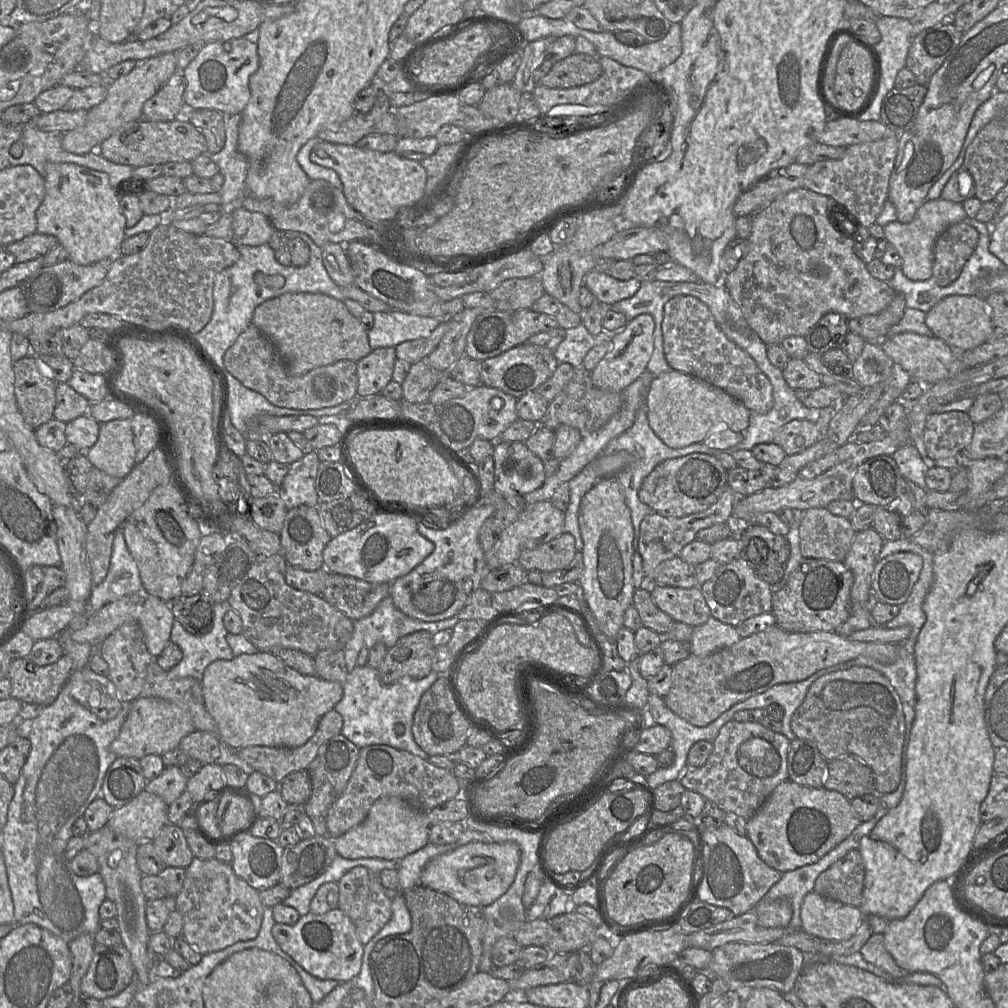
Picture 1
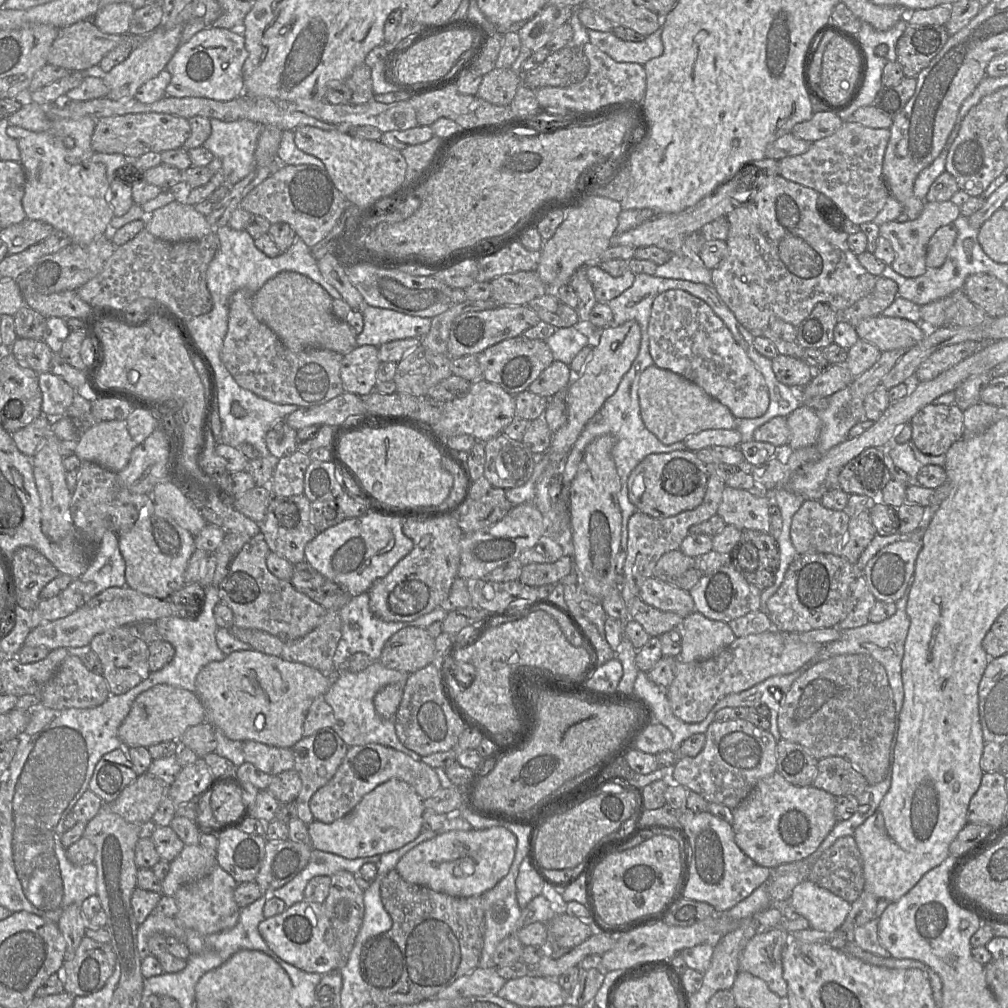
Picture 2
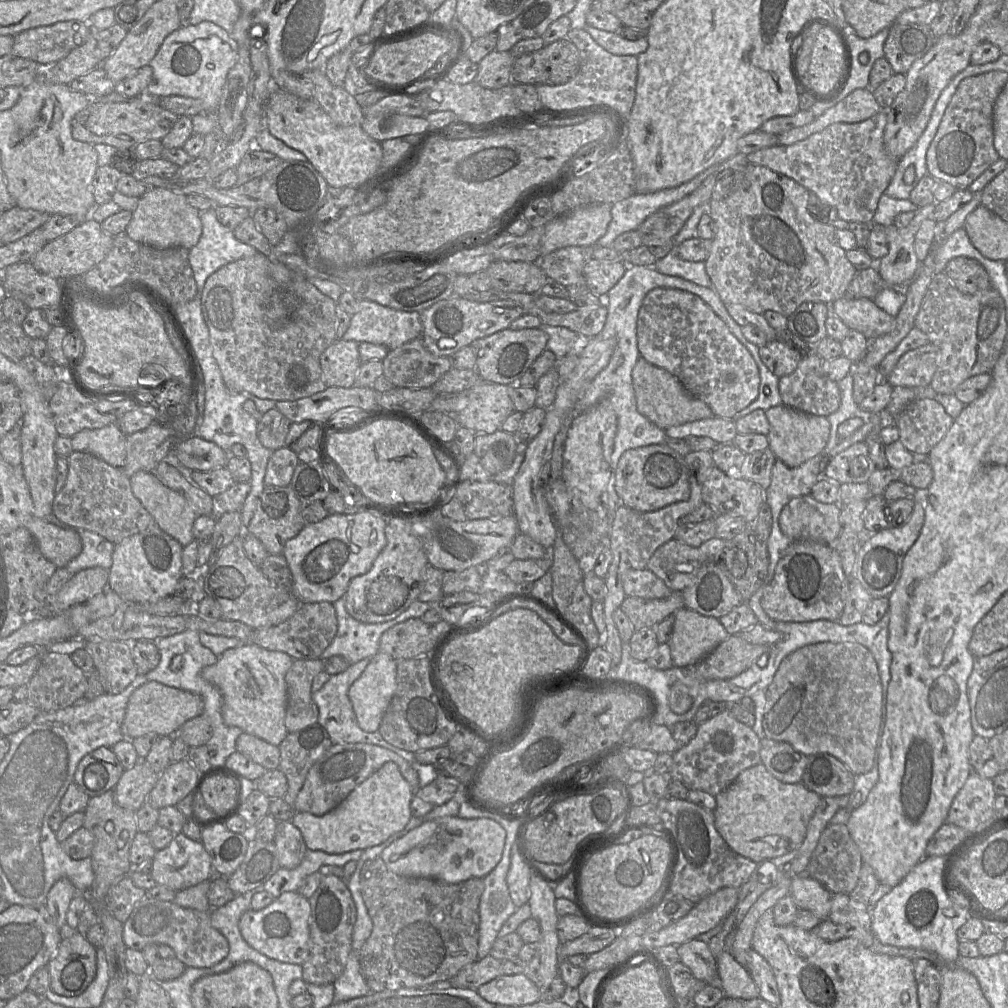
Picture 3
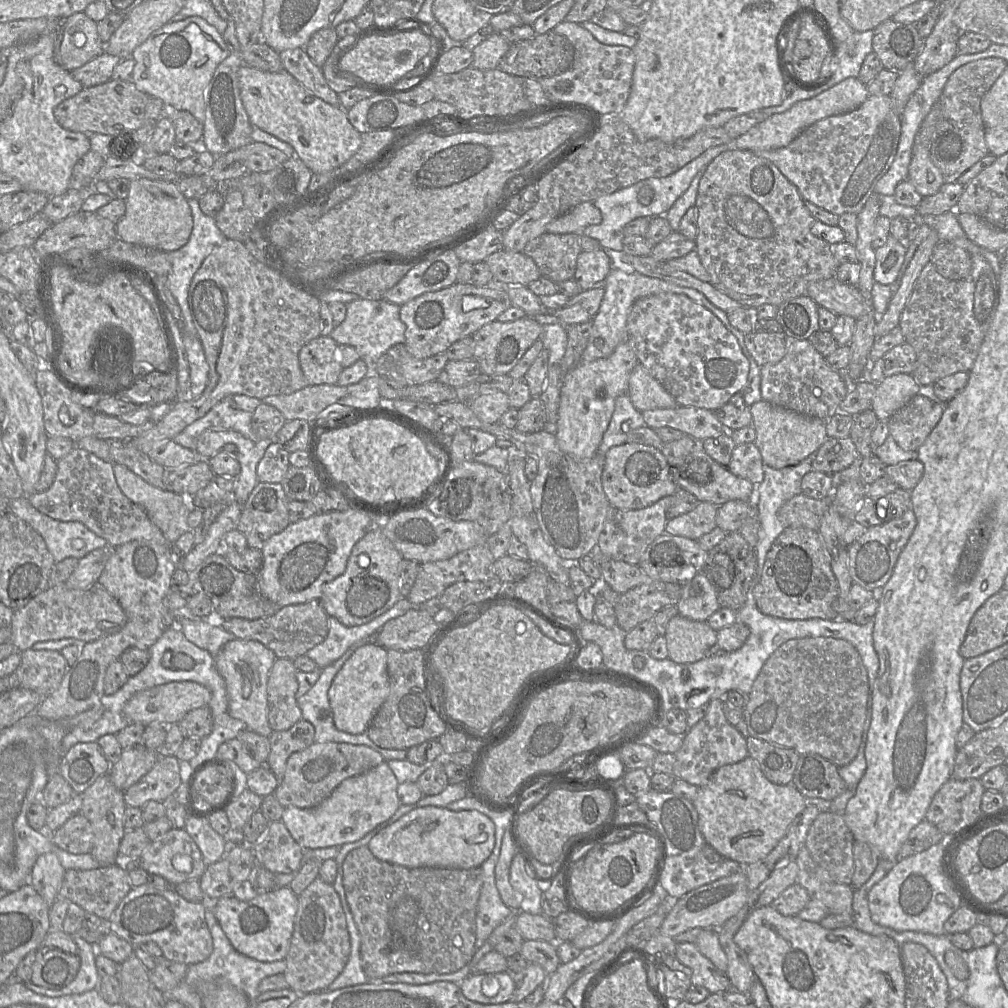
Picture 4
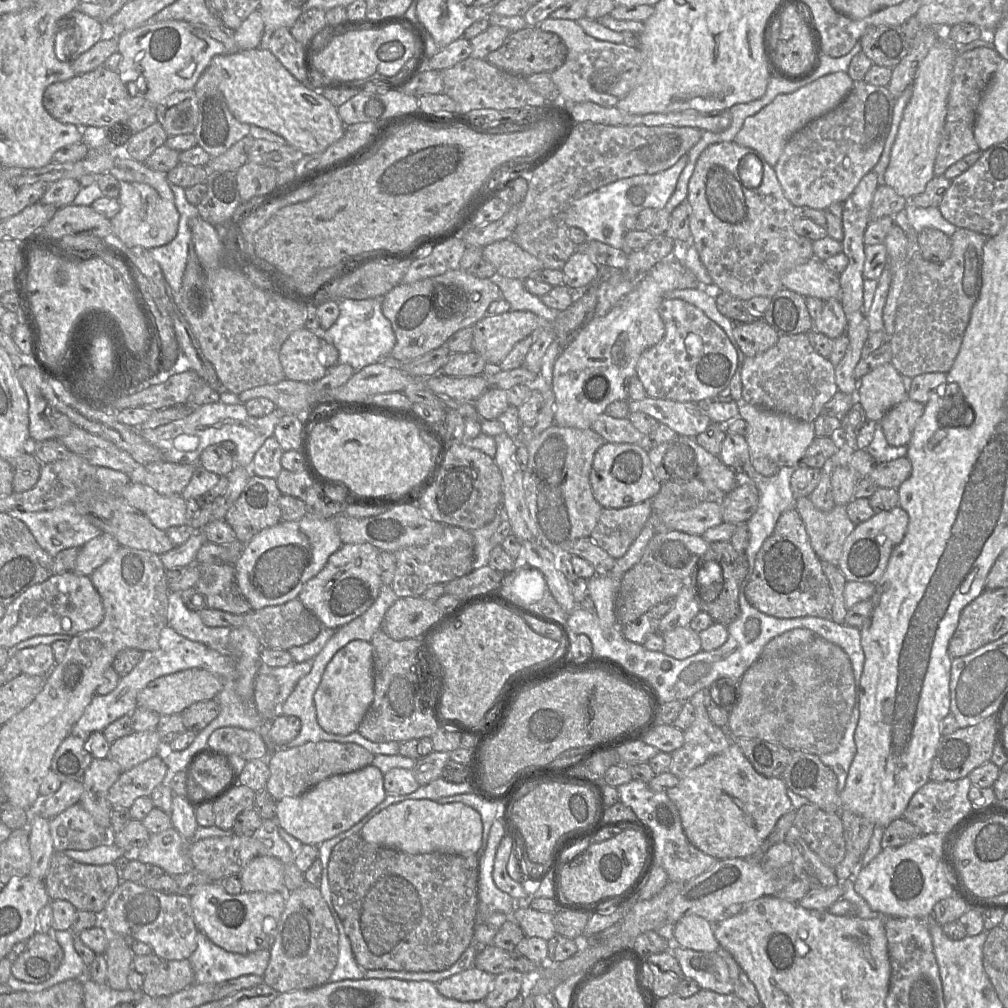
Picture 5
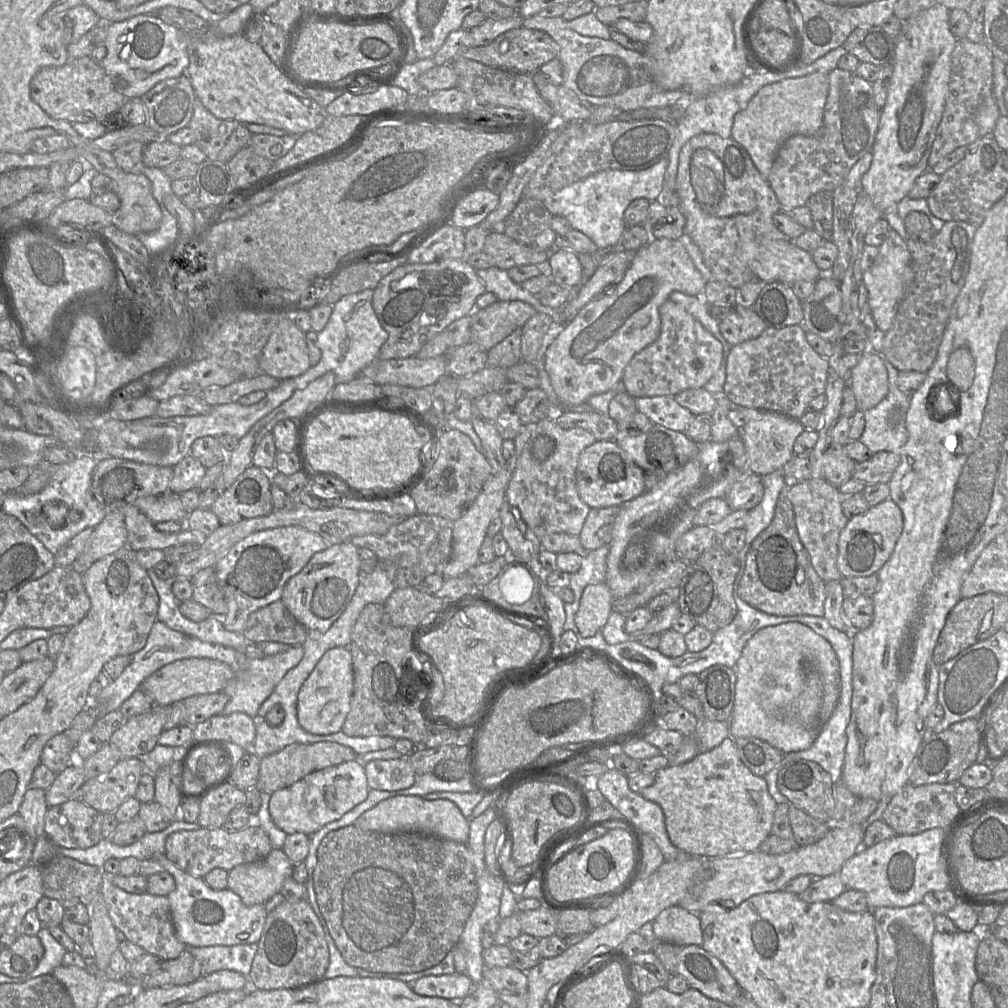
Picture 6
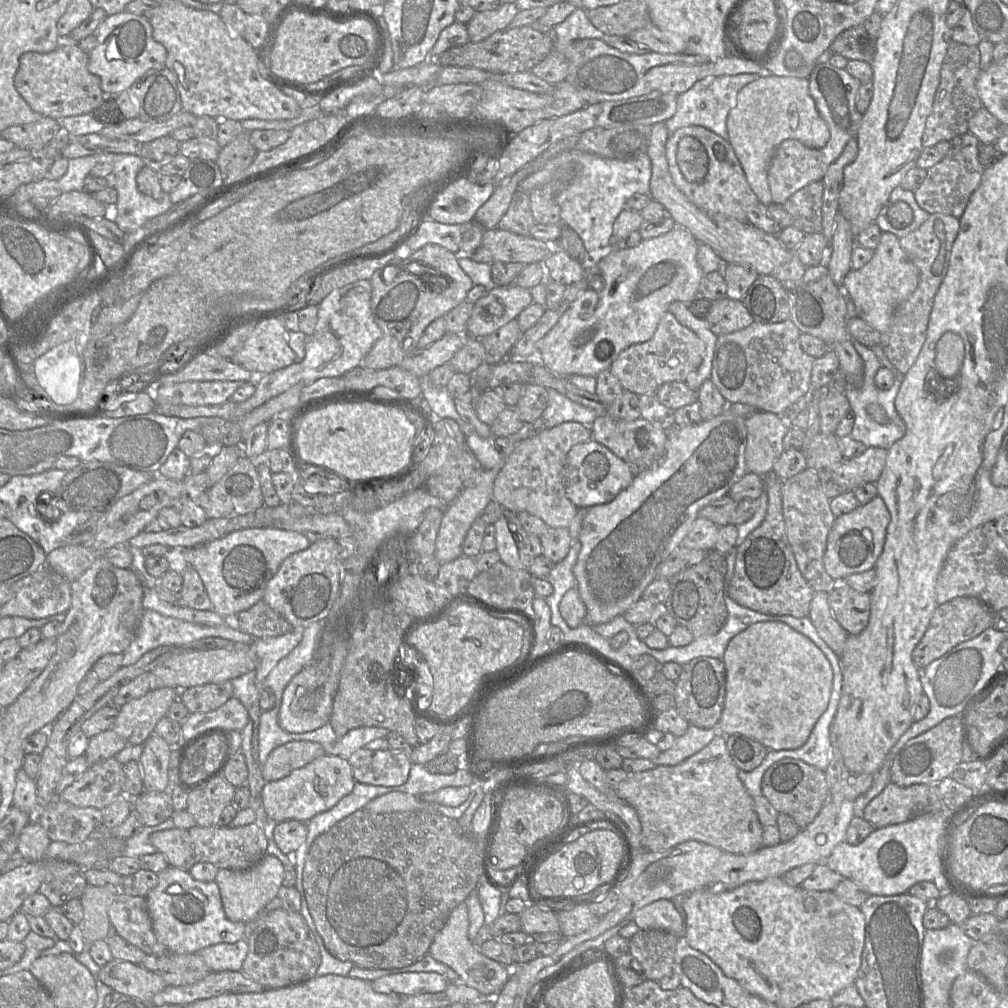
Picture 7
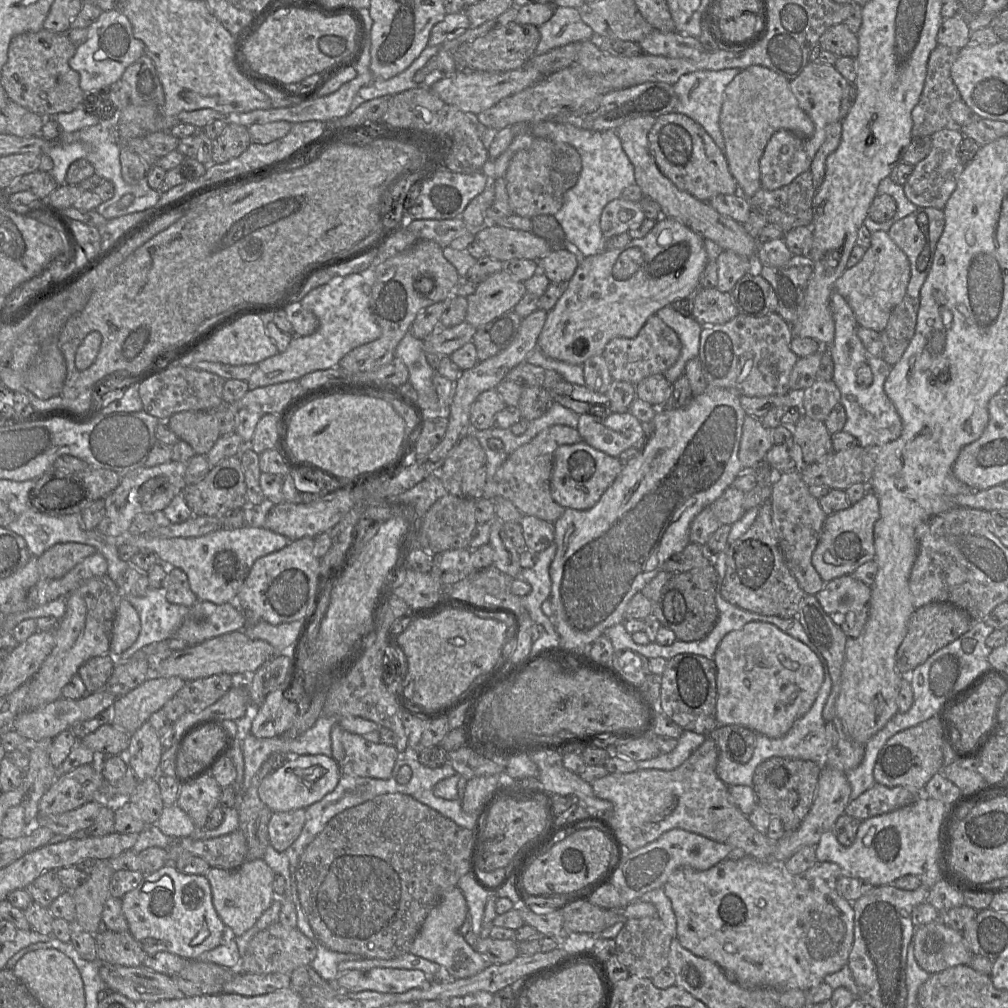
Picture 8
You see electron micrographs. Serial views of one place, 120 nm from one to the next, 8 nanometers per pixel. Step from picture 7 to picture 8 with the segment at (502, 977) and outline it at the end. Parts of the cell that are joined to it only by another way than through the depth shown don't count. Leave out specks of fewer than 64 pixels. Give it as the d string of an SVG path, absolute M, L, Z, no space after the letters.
M457 886L448 889L426 917L411 945L410 953L439 964L455 979L468 978L483 971L491 963L473 949L460 933L467 913L468 907L462 891Z

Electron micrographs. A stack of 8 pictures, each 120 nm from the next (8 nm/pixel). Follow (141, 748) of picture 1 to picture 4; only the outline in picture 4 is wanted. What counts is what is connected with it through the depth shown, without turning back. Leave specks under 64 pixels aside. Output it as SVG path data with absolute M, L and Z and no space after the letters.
M170 682L136 693L127 701L123 708L123 715L128 723L139 723L147 726L152 723L166 726L178 724L190 711L208 706L211 692L205 686L191 682Z

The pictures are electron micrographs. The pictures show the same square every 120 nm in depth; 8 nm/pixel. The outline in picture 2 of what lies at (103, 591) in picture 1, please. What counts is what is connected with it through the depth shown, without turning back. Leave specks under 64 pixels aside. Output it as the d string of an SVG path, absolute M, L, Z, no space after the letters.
M106 532L86 571L79 578L96 585L97 594L110 587L126 586L125 561L119 549L119 536Z

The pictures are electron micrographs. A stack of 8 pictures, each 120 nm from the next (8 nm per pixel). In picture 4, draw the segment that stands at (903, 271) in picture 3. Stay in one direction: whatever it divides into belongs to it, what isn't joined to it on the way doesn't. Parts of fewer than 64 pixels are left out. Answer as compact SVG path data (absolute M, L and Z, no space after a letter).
M890 234L885 245L874 250L876 260L873 277L875 282L884 285L895 283L899 278L906 251L906 239L900 241Z

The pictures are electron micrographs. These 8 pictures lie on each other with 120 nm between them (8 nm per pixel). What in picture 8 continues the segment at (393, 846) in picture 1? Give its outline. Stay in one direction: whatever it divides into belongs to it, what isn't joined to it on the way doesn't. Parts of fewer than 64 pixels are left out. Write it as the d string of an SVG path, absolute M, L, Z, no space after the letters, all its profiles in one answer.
M325 755L289 756L276 770L269 773L260 783L258 794L261 801L272 812L287 812L307 809L332 792L342 773L337 762Z

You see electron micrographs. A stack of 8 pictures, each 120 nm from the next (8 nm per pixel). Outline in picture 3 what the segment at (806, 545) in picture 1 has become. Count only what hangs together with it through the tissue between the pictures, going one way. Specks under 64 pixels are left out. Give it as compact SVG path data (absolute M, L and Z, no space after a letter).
M810 495L791 499L781 510L779 526L791 541L815 541L834 545L842 527L841 506L824 504Z

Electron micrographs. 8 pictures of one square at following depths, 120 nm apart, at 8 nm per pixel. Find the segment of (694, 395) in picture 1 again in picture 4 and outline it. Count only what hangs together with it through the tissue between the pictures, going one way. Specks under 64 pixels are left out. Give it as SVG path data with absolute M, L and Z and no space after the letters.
M639 362L631 372L628 395L640 412L678 406L674 397Z

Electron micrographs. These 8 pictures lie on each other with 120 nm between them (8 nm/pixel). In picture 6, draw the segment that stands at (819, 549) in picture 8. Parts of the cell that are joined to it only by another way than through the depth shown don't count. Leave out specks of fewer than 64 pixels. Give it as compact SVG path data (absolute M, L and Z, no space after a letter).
M892 499L869 507L862 514L850 518L840 533L837 568L843 578L877 574L890 558L903 530L903 514Z

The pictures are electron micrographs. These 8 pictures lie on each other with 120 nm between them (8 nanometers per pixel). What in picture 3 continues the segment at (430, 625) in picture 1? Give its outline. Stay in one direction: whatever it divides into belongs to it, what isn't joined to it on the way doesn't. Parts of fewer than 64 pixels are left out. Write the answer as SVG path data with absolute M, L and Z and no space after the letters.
M343 597L332 604L336 612L337 633L329 646L323 651L319 659L325 660L334 656L342 656L351 665L365 658L372 658L377 654L379 651L380 638L386 630L408 619L421 618L427 610L429 610L433 605L436 605L416 600L395 619L382 623L362 623L349 615L345 608L345 601Z

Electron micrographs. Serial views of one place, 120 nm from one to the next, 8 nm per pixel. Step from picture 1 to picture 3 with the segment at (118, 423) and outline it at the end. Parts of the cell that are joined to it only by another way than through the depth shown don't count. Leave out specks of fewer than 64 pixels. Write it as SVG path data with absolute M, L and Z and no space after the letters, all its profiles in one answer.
M118 424L82 430L70 439L73 451L89 453L122 469L126 459L126 435Z

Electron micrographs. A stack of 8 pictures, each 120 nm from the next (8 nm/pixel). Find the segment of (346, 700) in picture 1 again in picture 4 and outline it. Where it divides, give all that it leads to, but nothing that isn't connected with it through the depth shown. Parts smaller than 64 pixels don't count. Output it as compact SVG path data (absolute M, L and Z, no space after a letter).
M377 633L373 634L372 636L365 638L363 640L358 641L354 645L352 645L338 660L336 660L333 664L326 666L324 668L321 668L320 677L317 680L317 682L314 684L314 686L303 696L297 699L297 704L301 710L302 713L302 719L308 721L311 723L315 729L315 736L314 741L315 743L348 743L352 745L364 745L367 746L374 751L381 754L381 756L384 758L384 761L387 762L389 760L405 760L407 756L407 751L405 750L399 750L399 749L386 749L381 748L374 744L371 739L365 734L359 734L359 735L353 735L348 734L346 732L339 731L333 722L333 715L332 710L329 704L328 699L328 690L331 686L331 683L336 676L336 674L339 672L343 664L346 662L346 660L353 654L353 652L360 646L366 645L366 644L376 644L377 643Z

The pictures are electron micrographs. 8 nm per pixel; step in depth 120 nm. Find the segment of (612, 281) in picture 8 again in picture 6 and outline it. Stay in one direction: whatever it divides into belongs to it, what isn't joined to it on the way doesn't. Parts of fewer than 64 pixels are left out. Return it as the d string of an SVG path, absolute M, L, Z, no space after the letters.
M651 239L637 250L623 279L587 303L572 320L556 330L556 336L546 350L545 369L561 405L565 408L579 406L587 403L591 396L613 390L633 356L658 339L661 332L659 310L670 294L679 291L690 296L702 296L705 284L683 240Z

